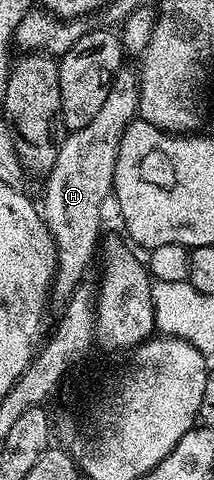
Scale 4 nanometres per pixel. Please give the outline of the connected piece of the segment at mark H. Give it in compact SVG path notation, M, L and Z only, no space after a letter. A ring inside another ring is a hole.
M123 68L115 76L111 84L111 92L107 92L107 100L101 107L100 112L87 124L87 128L66 133L63 140L63 148L59 148L59 156L55 160L55 168L44 175L45 182L45 206L43 202L43 217L45 227L53 233L55 248L57 249L57 275L53 278L52 293L68 296L75 292L75 288L86 281L85 269L94 265L95 255L102 241L101 234L101 209L105 201L110 201L113 193L113 177L115 176L115 160L119 156L119 140L123 136L125 127L133 123L133 119L139 114L139 88L141 80L136 69Z

